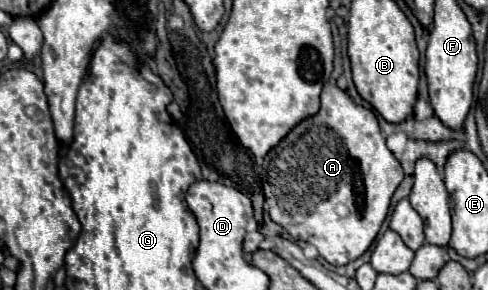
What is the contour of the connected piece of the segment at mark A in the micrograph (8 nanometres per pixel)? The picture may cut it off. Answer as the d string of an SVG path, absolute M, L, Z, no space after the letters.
M324 84L320 110L298 122L282 142L266 154L262 188L268 214L276 224L280 224L294 240L314 244L320 256L332 266L344 266L362 256L374 242L390 208L390 198L402 178L402 166L386 148L376 114L356 104L346 90Z

